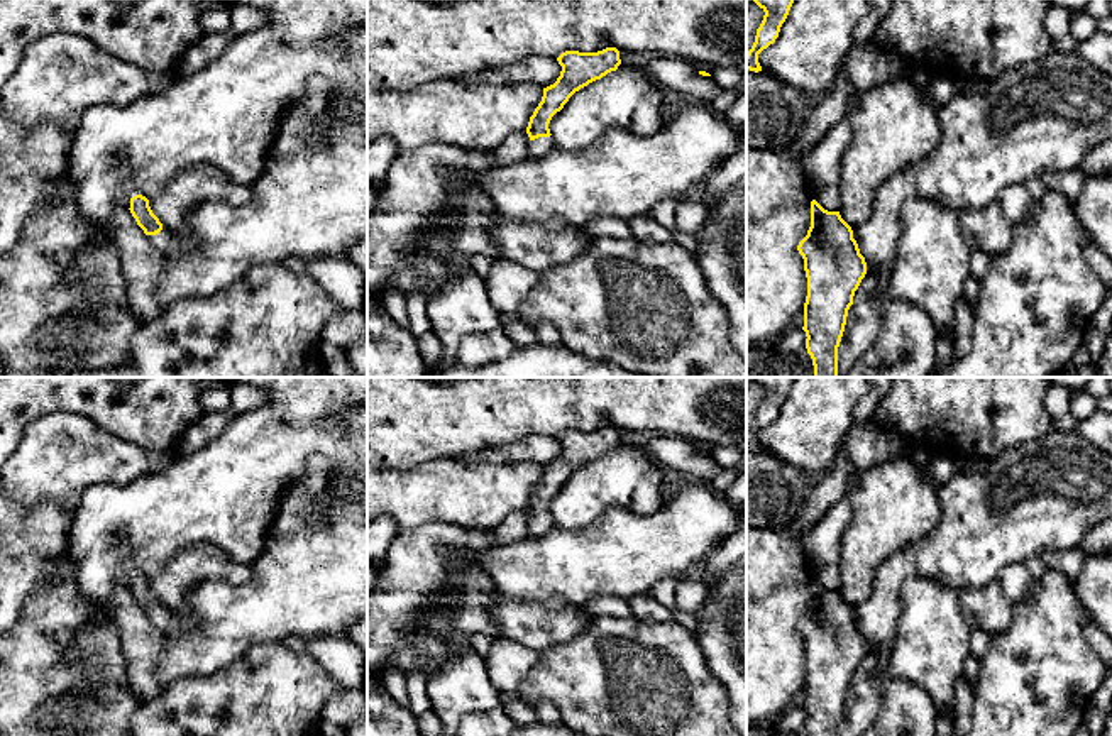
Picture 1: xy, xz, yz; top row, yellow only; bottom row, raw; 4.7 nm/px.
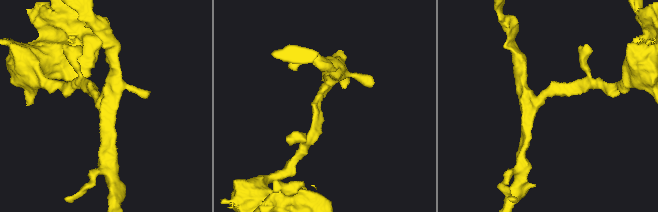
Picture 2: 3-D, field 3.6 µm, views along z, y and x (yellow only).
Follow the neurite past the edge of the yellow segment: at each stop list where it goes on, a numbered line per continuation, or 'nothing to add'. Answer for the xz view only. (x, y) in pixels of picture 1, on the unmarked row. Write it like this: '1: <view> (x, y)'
1: xz (539, 527)

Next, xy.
1: xy (161, 620)

